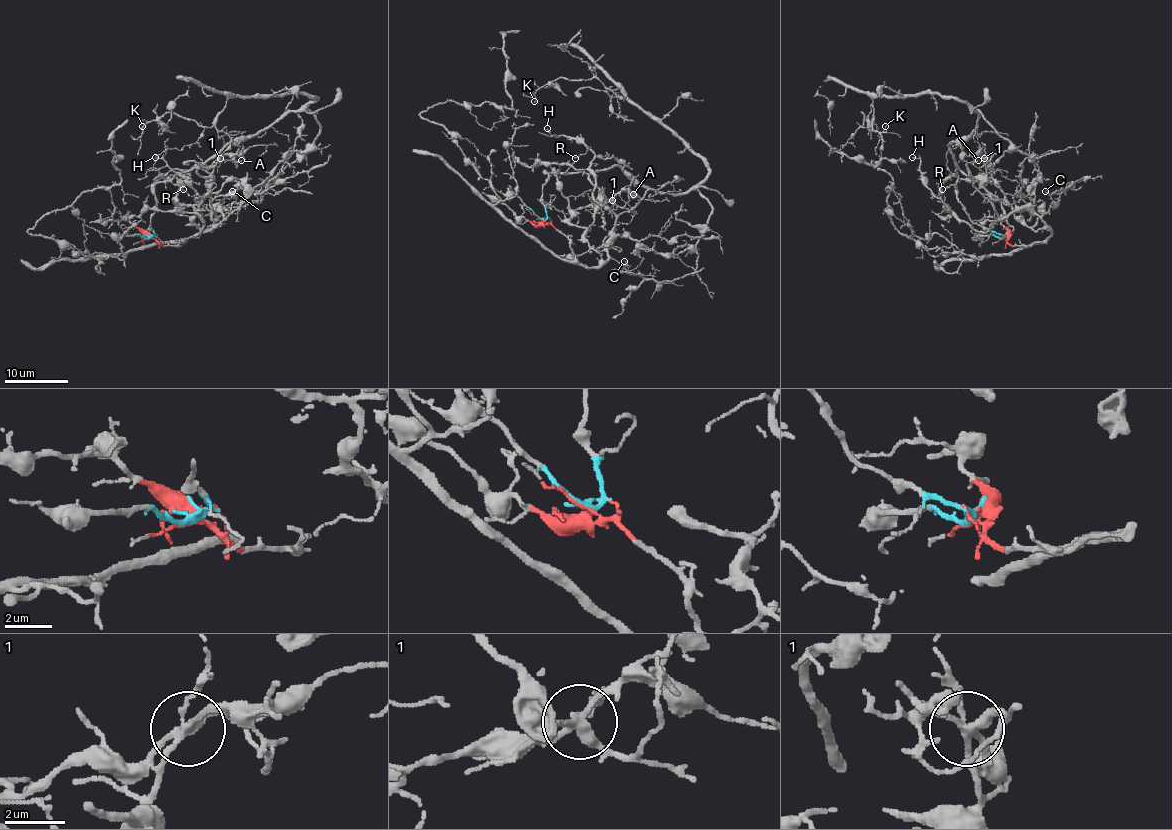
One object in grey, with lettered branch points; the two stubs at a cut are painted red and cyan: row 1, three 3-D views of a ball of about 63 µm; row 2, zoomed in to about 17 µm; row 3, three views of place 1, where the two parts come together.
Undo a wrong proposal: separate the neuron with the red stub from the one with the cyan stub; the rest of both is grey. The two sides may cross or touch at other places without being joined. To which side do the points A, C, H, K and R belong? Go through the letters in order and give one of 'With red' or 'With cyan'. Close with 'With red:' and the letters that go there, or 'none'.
A: With red
C: With red
H: With red
K: With cyan
R: With red
With red: A, C, H, R

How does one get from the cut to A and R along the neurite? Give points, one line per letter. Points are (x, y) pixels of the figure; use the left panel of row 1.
A: (150, 236), (177, 245), (208, 229), (201, 231), (190, 205), (177, 201), (177, 175), (225, 154), (241, 161)
R: (150, 236), (177, 245), (203, 232), (217, 210), (224, 218), (201, 231), (201, 197), (182, 189)

